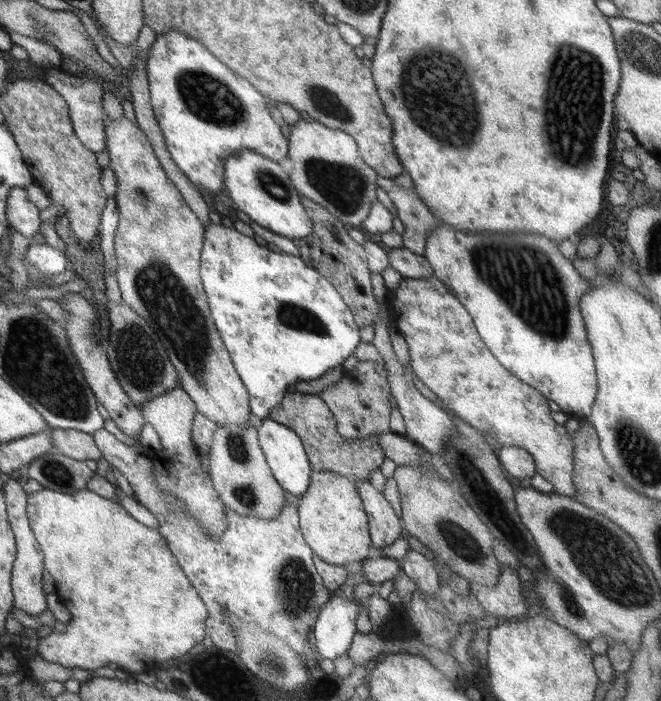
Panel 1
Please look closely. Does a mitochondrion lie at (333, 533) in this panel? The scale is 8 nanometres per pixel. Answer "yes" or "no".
no

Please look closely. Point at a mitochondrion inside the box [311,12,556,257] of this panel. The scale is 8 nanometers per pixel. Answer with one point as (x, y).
(443, 105)

